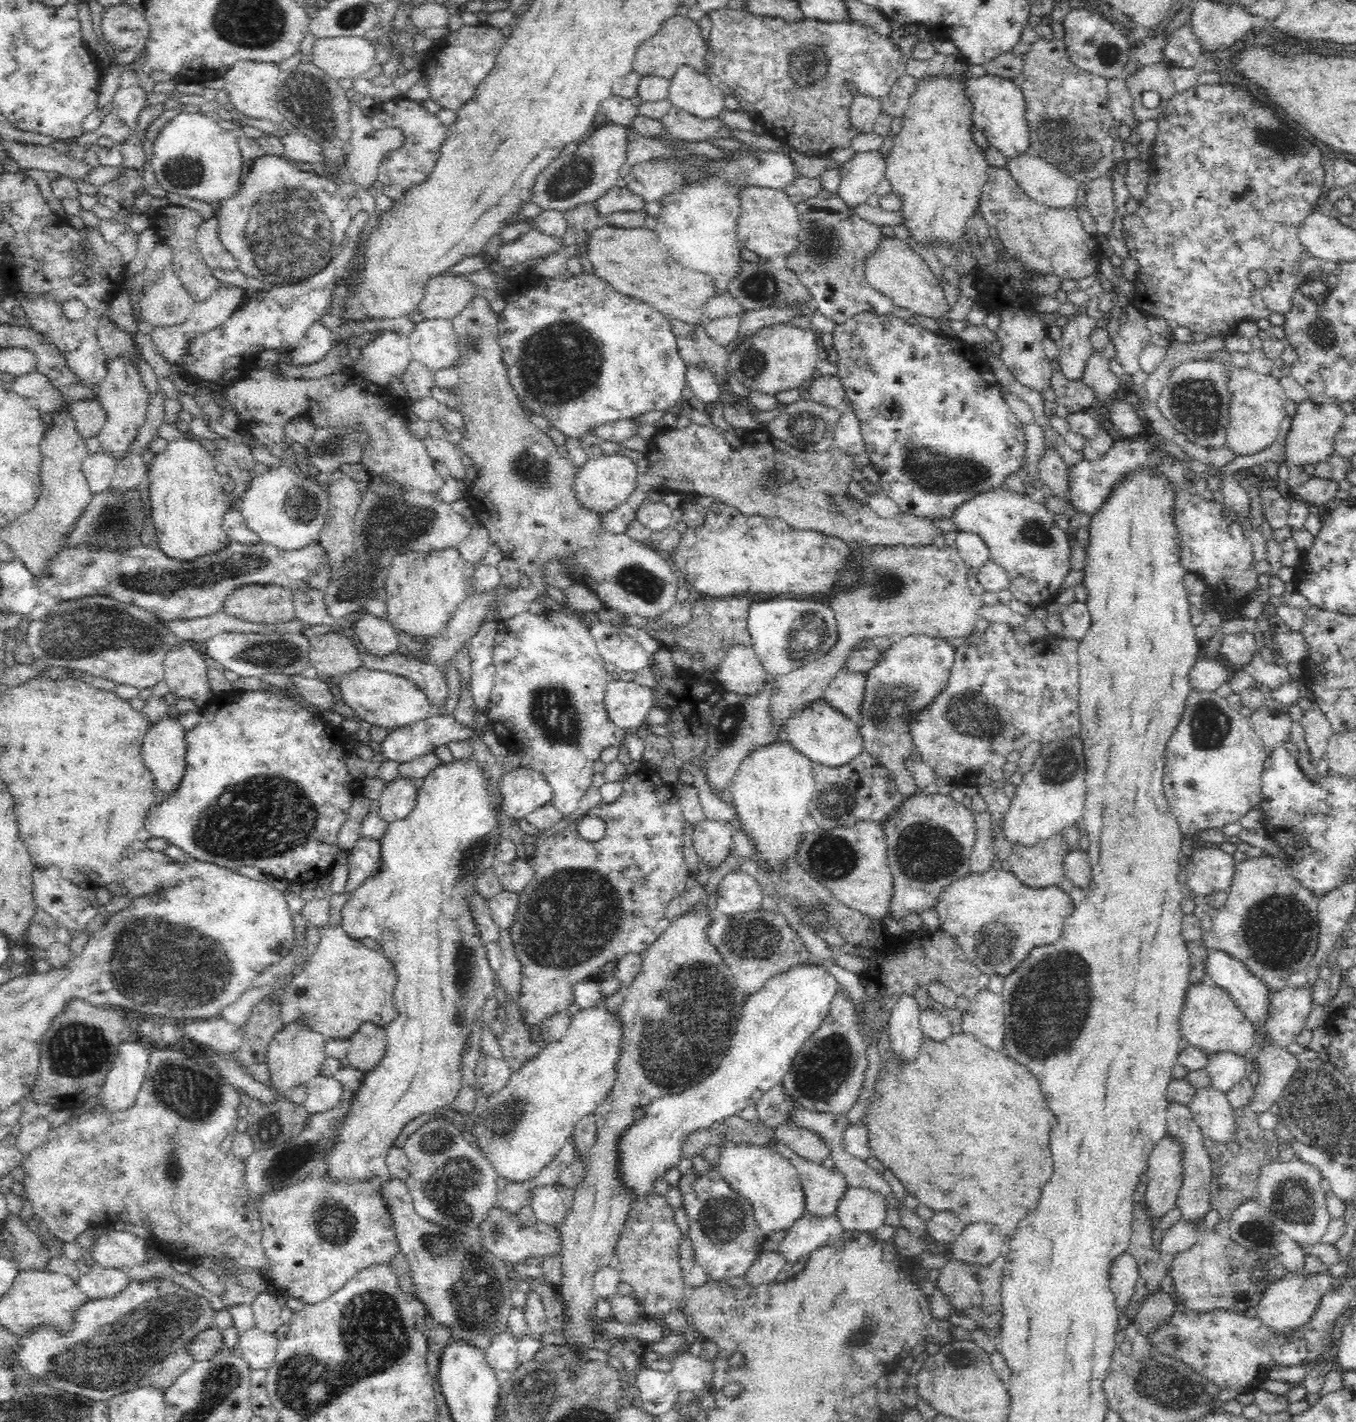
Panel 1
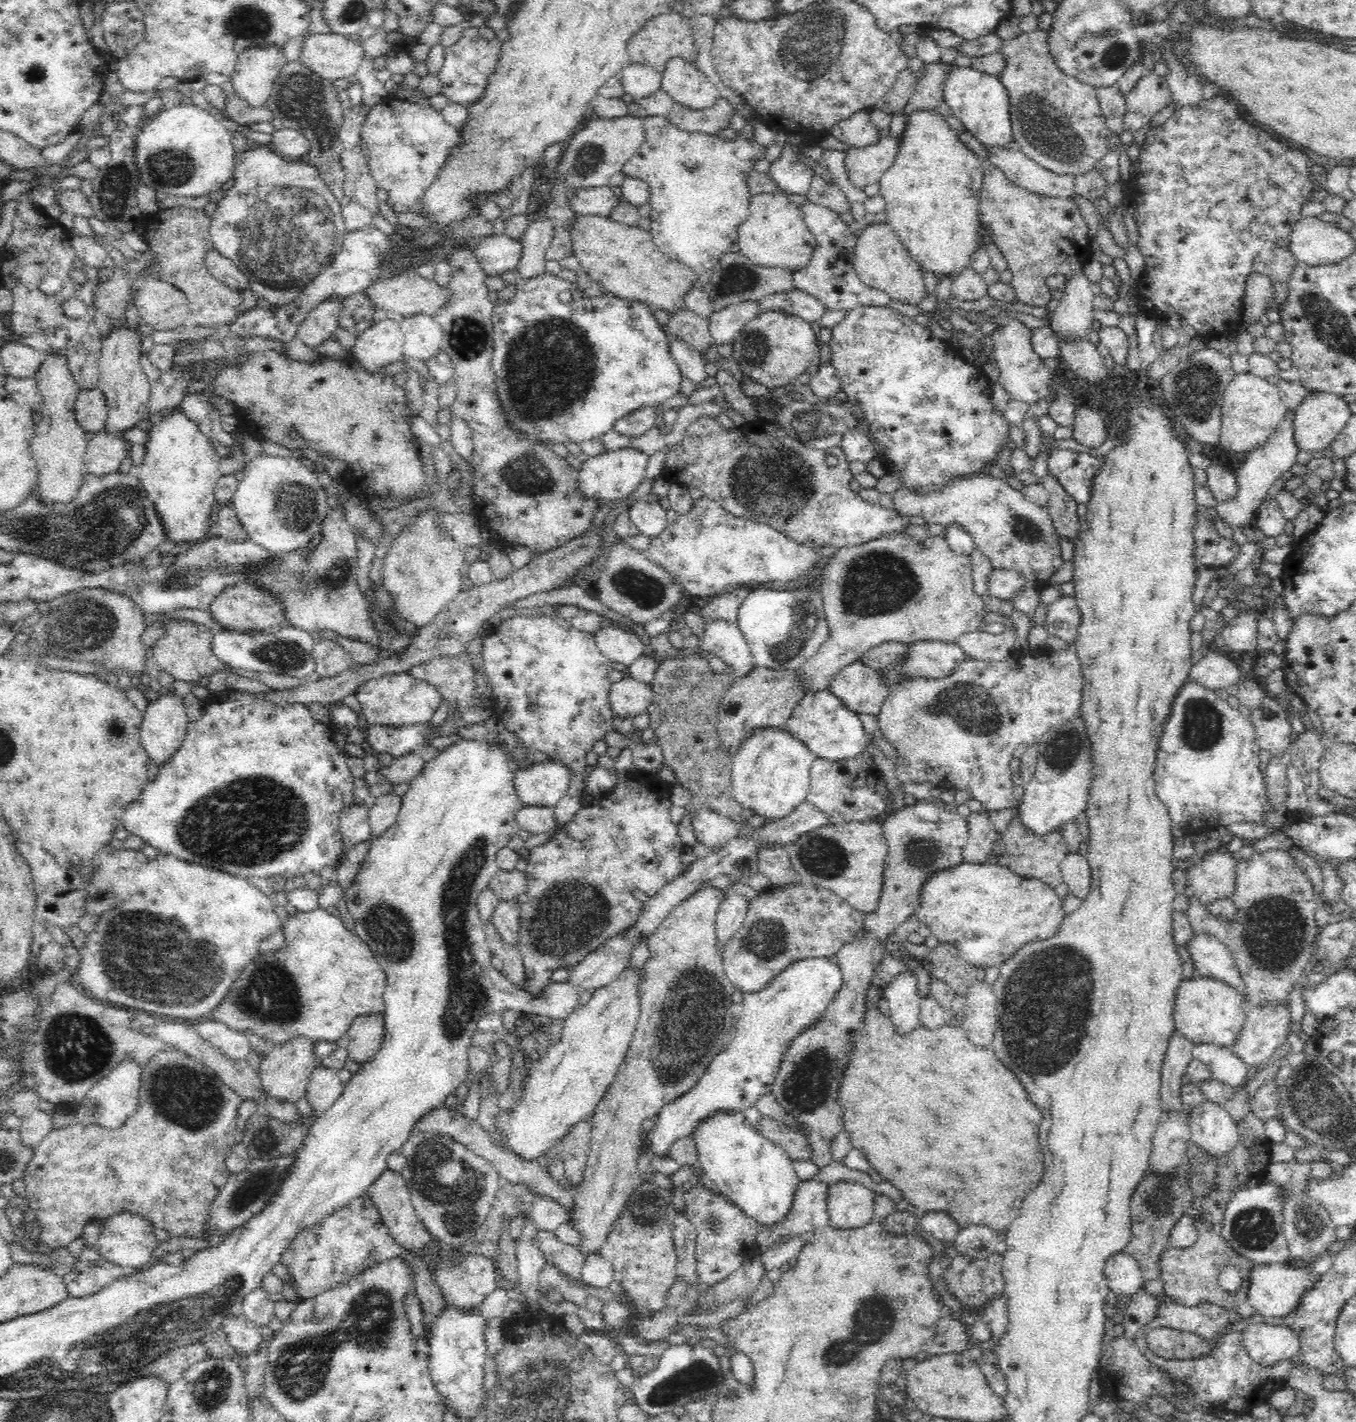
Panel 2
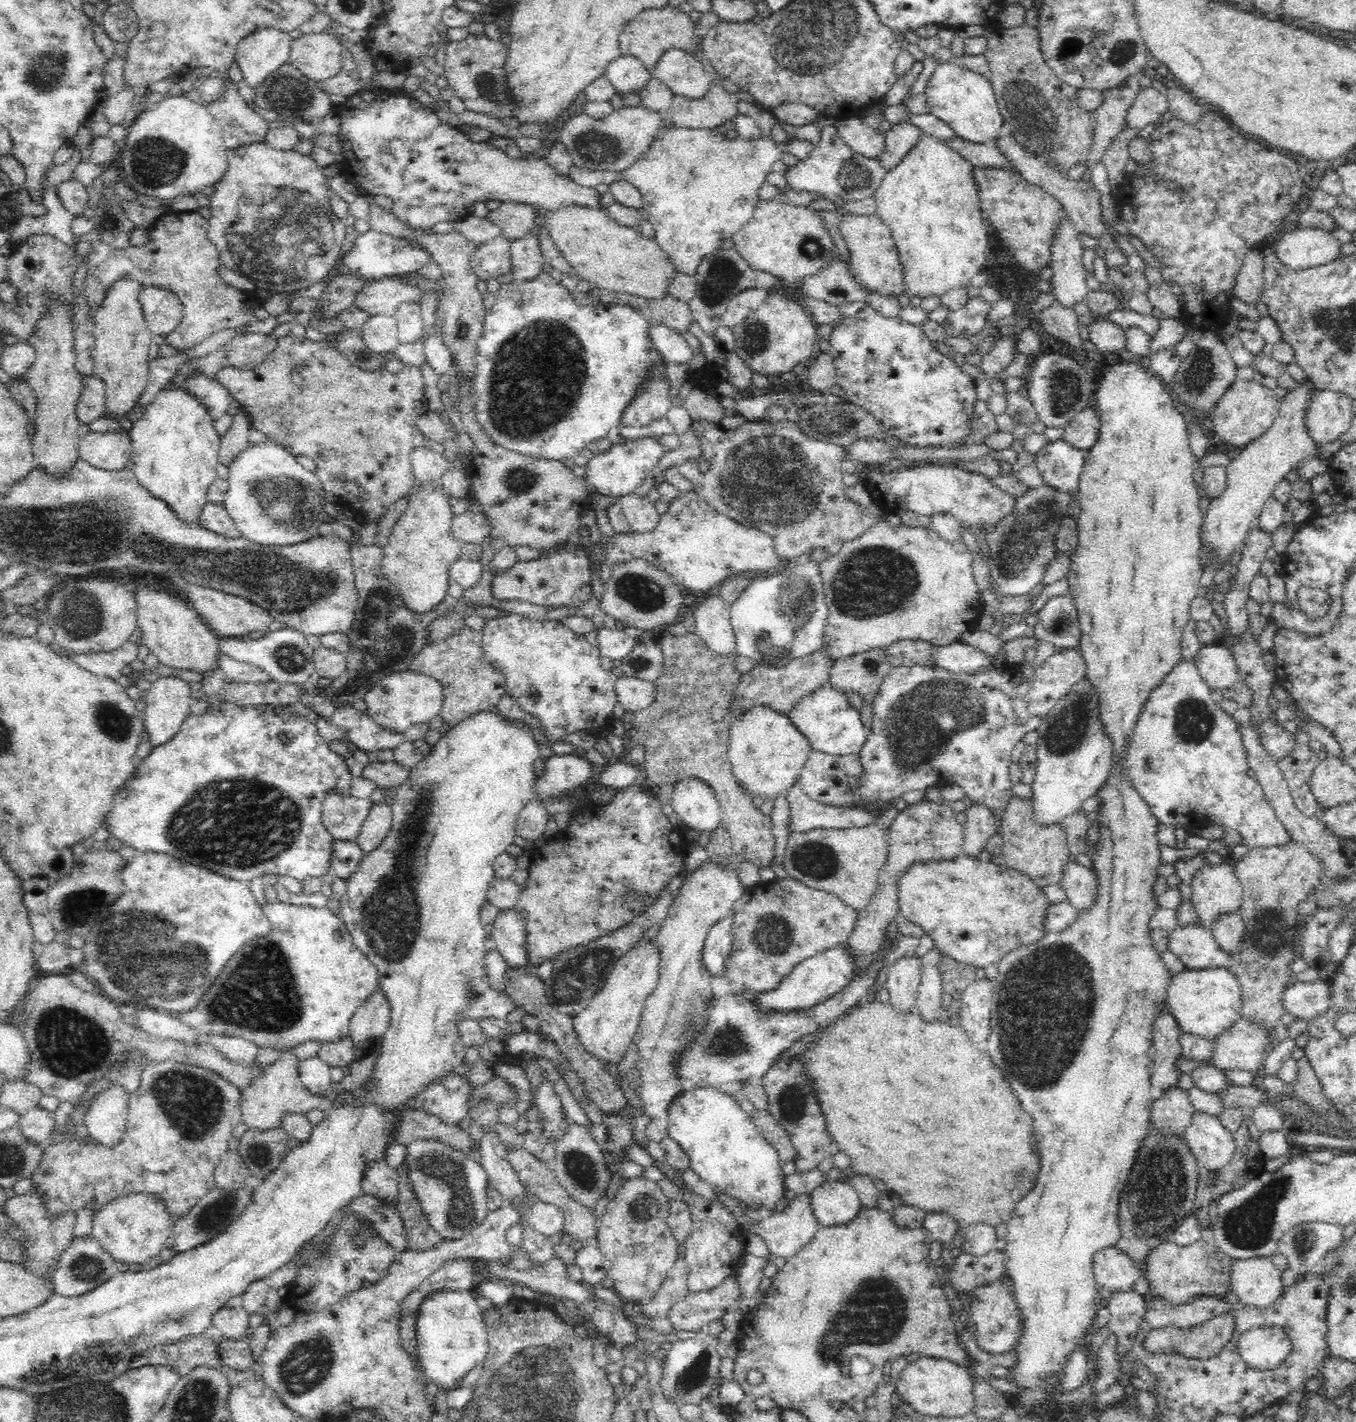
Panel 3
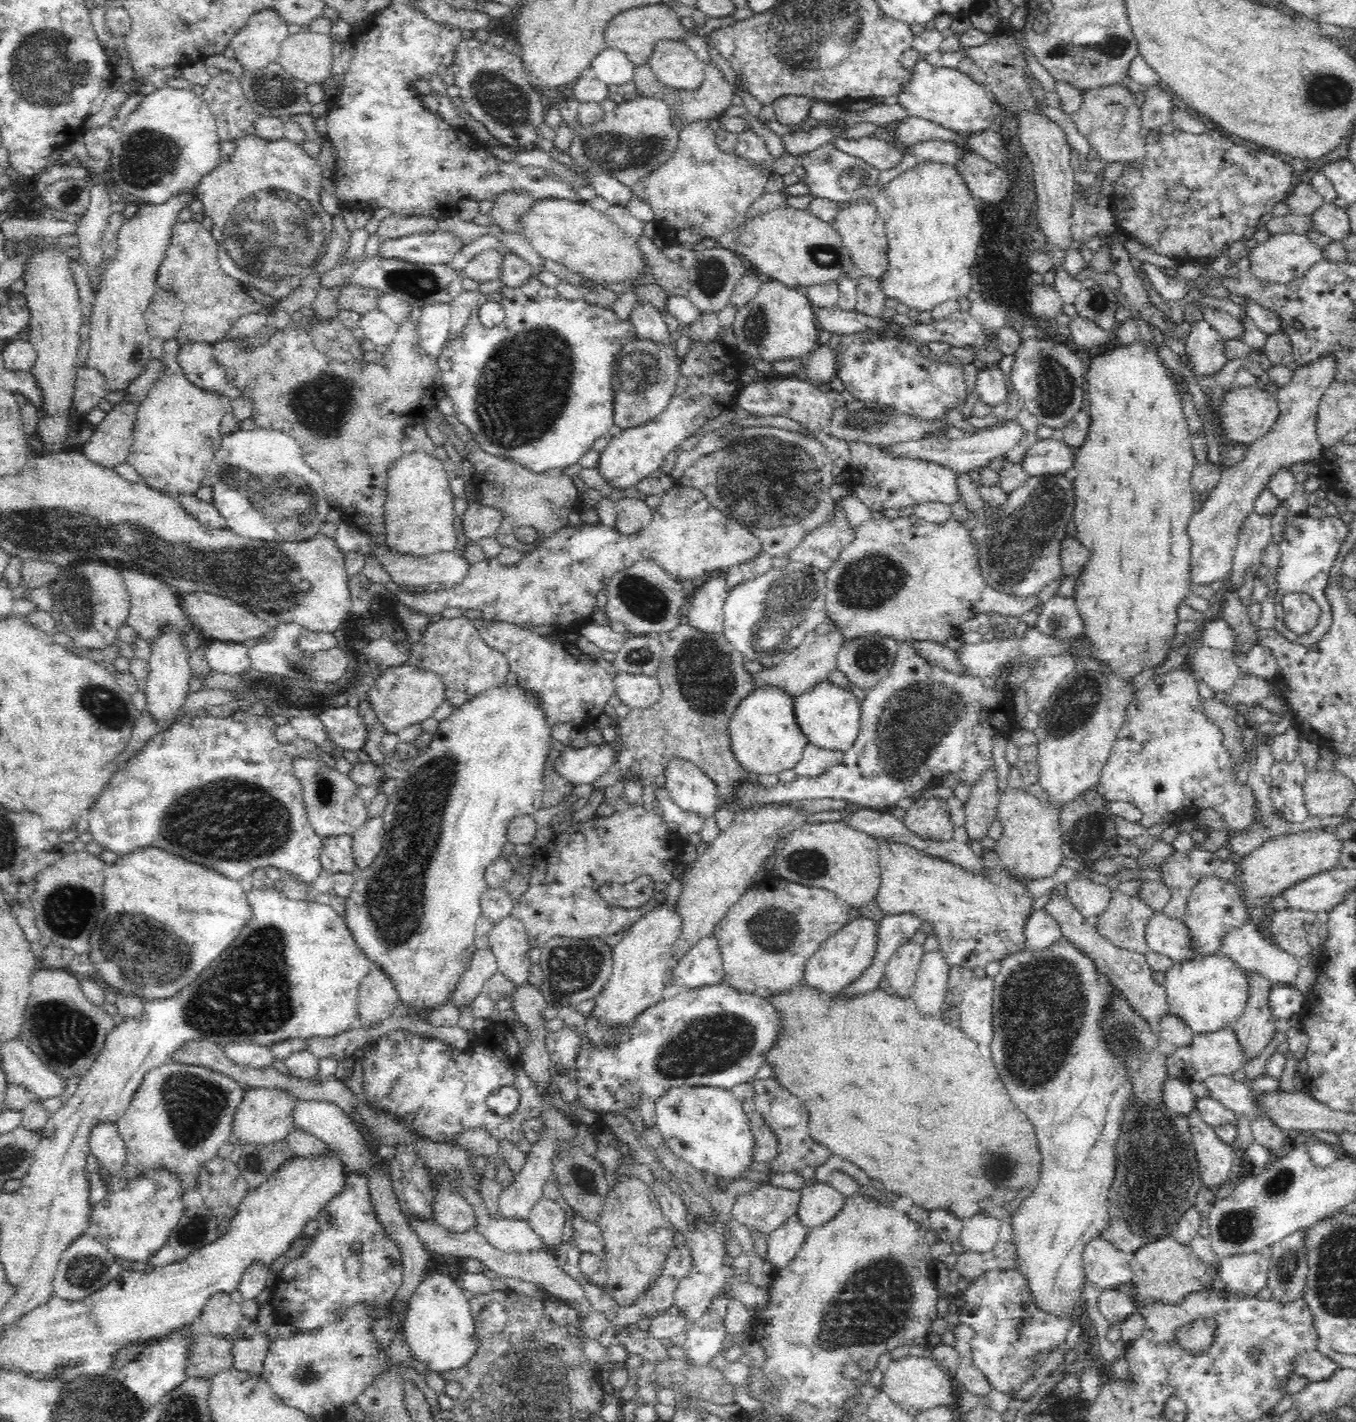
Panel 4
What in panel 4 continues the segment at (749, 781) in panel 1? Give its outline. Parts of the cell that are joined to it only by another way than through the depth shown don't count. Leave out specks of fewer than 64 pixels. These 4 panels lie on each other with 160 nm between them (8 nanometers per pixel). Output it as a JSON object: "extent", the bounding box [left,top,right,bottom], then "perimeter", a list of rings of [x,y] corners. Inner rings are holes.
{"extent":[729,688,809,774],"perimeter":[[[755,688],[736,708],[729,724],[731,751],[736,762],[750,774],[780,774],[800,762],[809,739],[797,725],[794,699],[779,688]]]}

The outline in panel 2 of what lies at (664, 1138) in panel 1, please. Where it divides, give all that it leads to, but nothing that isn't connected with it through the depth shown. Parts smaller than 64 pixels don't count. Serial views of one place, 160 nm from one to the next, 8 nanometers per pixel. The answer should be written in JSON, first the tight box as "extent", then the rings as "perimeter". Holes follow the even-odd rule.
{"extent":[641,958,843,1158],"perimeter":[[[807,958],[780,972],[762,990],[745,993],[743,1001],[737,1008],[737,1027],[730,1046],[714,1057],[706,1074],[690,1090],[684,1092],[676,1100],[661,1106],[661,1111],[655,1116],[654,1126],[648,1131],[644,1140],[641,1154],[648,1152],[652,1154],[652,1158],[668,1157],[672,1144],[681,1138],[693,1136],[698,1127],[712,1116],[728,1112],[743,1113],[746,1108],[752,1108],[762,1096],[772,1093],[782,1060],[793,1046],[794,1040],[823,1016],[839,988],[842,987],[842,982],[843,975],[834,958]]]}

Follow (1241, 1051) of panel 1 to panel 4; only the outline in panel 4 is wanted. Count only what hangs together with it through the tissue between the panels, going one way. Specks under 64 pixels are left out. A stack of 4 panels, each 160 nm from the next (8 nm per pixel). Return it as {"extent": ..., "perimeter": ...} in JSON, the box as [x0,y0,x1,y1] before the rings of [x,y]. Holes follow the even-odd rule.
{"extent":[1163,953,1249,1035],"perimeter":[[[1219,953],[1176,964],[1166,973],[1163,986],[1169,1012],[1191,1028],[1195,1035],[1217,1032],[1232,1026],[1242,1014],[1249,995],[1247,972]]]}

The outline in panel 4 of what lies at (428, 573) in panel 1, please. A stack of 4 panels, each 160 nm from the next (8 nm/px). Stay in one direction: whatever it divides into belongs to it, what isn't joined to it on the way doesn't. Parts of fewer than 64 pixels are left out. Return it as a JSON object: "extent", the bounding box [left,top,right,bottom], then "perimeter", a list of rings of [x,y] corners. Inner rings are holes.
{"extent":[385,452,458,559],"perimeter":[[[410,452],[389,472],[385,532],[387,548],[398,555],[422,559],[437,553],[453,552],[458,546],[454,529],[454,499],[447,472],[436,453]]]}

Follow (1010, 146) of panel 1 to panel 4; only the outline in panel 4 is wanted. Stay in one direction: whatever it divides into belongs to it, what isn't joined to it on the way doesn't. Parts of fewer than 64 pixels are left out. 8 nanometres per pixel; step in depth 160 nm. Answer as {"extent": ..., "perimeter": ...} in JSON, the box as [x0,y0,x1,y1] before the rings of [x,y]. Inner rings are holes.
{"extent":[898,60,997,137],"perimeter":[[[926,60],[918,61],[914,70],[912,83],[904,93],[898,95],[898,104],[912,113],[912,116],[931,120],[964,137],[994,127],[993,124],[997,121],[992,113],[994,100],[988,96],[983,84],[956,68],[934,68]]]}

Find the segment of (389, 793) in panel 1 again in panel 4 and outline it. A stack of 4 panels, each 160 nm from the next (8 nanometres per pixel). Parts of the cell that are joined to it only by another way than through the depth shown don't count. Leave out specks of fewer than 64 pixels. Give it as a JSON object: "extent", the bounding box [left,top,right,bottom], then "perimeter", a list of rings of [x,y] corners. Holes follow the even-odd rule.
{"extent":[352,815,384,869],"perimeter":[[[383,815],[366,819],[352,834],[353,855],[358,869],[366,868],[378,856],[384,842]]]}

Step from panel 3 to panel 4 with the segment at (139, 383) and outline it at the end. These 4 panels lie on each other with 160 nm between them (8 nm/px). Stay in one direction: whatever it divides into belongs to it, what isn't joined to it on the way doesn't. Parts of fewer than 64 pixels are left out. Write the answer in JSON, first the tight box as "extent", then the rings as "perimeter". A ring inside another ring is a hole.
{"extent":[86,191,193,392],"perimeter":[[[191,191],[182,192],[160,205],[142,203],[134,217],[120,228],[118,254],[104,272],[95,293],[86,365],[103,373],[110,392],[126,391],[150,364],[153,336],[146,327],[145,310],[155,293],[155,276],[168,248],[171,228],[178,222],[180,211],[190,206],[193,199]]]}

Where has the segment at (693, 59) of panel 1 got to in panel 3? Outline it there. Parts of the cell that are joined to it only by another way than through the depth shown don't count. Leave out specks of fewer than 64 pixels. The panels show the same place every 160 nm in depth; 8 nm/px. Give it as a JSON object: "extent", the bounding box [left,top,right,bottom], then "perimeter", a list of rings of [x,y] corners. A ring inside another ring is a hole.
{"extent":[618,6,694,71],"perimeter":[[[668,6],[662,9],[651,9],[642,12],[642,15],[630,21],[618,41],[620,41],[622,54],[639,58],[648,70],[653,71],[668,48],[682,49],[688,53],[693,52],[694,24],[689,18],[689,14],[681,12],[678,8]]]}

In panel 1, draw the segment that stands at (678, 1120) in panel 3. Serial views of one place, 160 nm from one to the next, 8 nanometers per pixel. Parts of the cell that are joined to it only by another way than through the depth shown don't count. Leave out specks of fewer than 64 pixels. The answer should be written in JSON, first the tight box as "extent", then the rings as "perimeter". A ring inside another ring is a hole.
{"extent":[717,1141,806,1232],"perimeter":[[[717,1141],[720,1148],[717,1168],[729,1181],[731,1188],[746,1199],[750,1200],[754,1207],[755,1217],[760,1228],[765,1232],[789,1230],[797,1220],[806,1214],[806,1196],[799,1177],[798,1169],[791,1163],[789,1158],[776,1153],[767,1146],[750,1146],[749,1144],[736,1144],[735,1142]]]}

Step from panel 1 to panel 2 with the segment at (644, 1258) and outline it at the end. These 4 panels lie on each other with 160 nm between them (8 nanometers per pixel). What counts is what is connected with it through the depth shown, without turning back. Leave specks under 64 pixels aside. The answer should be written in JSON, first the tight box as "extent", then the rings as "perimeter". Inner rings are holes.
{"extent":[598,1181,678,1313],"perimeter":[[[650,1181],[643,1182],[598,1252],[612,1263],[614,1279],[621,1284],[623,1292],[639,1313],[655,1313],[668,1307],[668,1290],[678,1278],[674,1242],[674,1218],[677,1214],[668,1190]]]}

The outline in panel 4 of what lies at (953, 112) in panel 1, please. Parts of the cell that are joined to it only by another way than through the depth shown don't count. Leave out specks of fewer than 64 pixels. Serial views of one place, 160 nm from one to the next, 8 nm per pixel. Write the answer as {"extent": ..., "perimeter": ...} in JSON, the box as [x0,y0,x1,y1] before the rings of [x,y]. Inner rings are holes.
{"extent":[873,160,982,311],"perimeter":[[[924,160],[924,164],[920,166],[913,166],[908,170],[902,172],[897,177],[894,177],[891,182],[883,185],[879,190],[873,194],[874,205],[879,211],[880,219],[884,220],[886,234],[888,237],[888,259],[890,259],[890,268],[886,272],[886,276],[880,280],[882,283],[882,291],[892,298],[908,306],[908,308],[915,308],[919,311],[930,311],[935,306],[942,304],[950,299],[959,299],[967,297],[971,291],[970,268],[976,262],[976,250],[980,246],[980,238],[982,238],[982,220],[980,220],[980,212],[978,212],[978,201],[972,196],[970,187],[966,184],[962,173],[958,171],[956,165],[944,163],[942,161]]]}

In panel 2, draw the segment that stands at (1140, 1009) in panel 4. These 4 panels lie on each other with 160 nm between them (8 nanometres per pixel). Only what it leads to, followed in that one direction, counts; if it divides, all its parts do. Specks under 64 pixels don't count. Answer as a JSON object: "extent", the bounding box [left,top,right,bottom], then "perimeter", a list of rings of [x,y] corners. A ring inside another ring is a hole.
{"extent":[1161,1032,1195,1112],"perimeter":[[[1174,1032],[1166,1060],[1162,1064],[1161,1105],[1163,1112],[1185,1112],[1189,1108],[1181,1099],[1181,1077],[1193,1059],[1195,1045],[1179,1032]]]}

